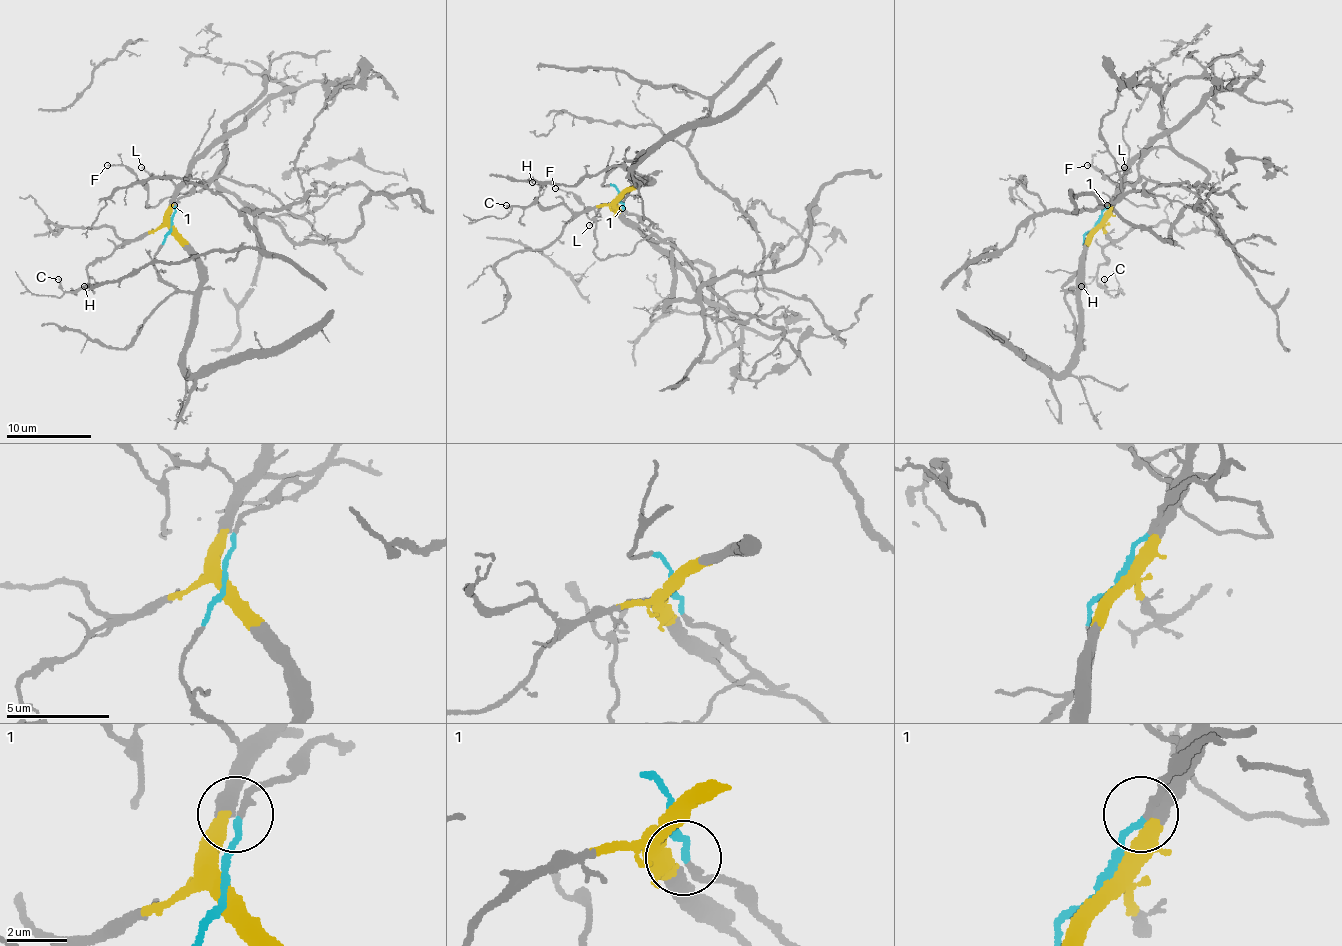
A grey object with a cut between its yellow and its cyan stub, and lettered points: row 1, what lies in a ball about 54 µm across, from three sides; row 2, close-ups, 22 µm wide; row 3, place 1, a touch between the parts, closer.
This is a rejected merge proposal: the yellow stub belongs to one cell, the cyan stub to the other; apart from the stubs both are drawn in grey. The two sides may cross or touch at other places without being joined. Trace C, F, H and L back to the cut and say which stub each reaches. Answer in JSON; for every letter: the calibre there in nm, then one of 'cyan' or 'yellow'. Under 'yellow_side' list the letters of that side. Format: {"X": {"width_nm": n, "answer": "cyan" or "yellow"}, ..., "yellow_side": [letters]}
{"C": {"width_nm": 150, "answer": "yellow"}, "F": {"width_nm": 120, "answer": "cyan"}, "H": {"width_nm": 120, "answer": "yellow"}, "L": {"width_nm": 110, "answer": "yellow"}, "yellow_side": ["C", "H", "L"]}

